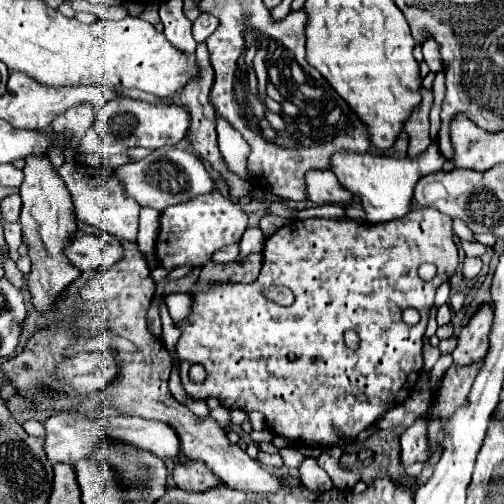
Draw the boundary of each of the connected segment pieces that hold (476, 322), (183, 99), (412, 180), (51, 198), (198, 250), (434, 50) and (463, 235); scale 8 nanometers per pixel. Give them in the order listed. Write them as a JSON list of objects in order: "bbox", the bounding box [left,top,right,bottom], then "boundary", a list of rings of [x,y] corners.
[{"bbox":[452,304,494,366],"boundary":[[[482,304],[478,308],[478,312],[470,318],[470,322],[460,330],[458,346],[452,352],[454,364],[466,366],[466,364],[478,362],[486,356],[492,320],[494,320],[494,314],[490,310],[490,304]]]},{"bbox":[180,42,226,170],"boundary":[[[204,42],[198,44],[196,62],[198,62],[198,74],[196,74],[196,78],[192,78],[184,86],[184,90],[180,92],[180,104],[184,104],[190,110],[190,118],[192,118],[192,124],[190,124],[190,130],[188,130],[190,142],[194,146],[194,150],[200,152],[200,156],[214,166],[214,170],[226,170],[226,164],[224,164],[224,160],[220,156],[220,150],[218,150],[218,144],[216,144],[216,112],[214,112],[214,108],[208,102],[208,92],[210,92],[212,82],[214,82],[214,68],[210,64],[208,48],[206,48]]]},{"bbox":[332,142,444,222],"boundary":[[[432,142],[422,154],[416,158],[392,158],[392,156],[370,156],[366,154],[348,154],[340,152],[332,158],[332,172],[338,176],[342,188],[350,190],[352,194],[360,194],[360,204],[366,210],[366,218],[370,222],[388,222],[402,218],[412,204],[414,198],[414,186],[416,182],[428,174],[442,170],[444,156],[440,154],[440,148],[436,142]]]},{"bbox":[20,154,80,310],"boundary":[[[46,154],[28,156],[24,174],[26,178],[24,178],[24,184],[20,186],[20,196],[22,196],[20,224],[22,224],[24,242],[28,244],[28,256],[32,260],[32,272],[28,274],[30,278],[28,290],[32,294],[34,306],[38,310],[44,310],[58,298],[58,294],[70,282],[74,282],[80,276],[80,272],[62,254],[66,240],[76,232],[74,208],[72,208],[72,198],[68,194],[68,188],[64,186],[64,180],[60,178],[58,170],[52,166]]]},{"bbox":[156,186,248,270],"boundary":[[[218,186],[212,192],[200,194],[184,204],[168,206],[160,216],[160,230],[156,240],[156,258],[162,268],[176,270],[180,266],[202,266],[212,258],[216,250],[226,244],[234,244],[242,238],[248,228],[248,214],[242,210],[240,202],[224,198]]]},{"bbox":[422,40,442,72],"boundary":[[[426,40],[422,44],[422,54],[426,64],[430,66],[432,72],[440,72],[442,70],[442,58],[440,58],[440,46],[434,40]]]},{"bbox":[454,220,476,242],"boundary":[[[454,220],[454,232],[460,236],[460,240],[468,240],[468,242],[476,242],[474,240],[474,232],[462,222],[462,220]]]}]

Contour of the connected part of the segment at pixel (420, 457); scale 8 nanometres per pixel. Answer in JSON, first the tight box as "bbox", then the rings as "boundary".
{"bbox":[400,418,428,468],"boundary":[[[418,418],[400,438],[400,462],[408,468],[414,462],[424,462],[428,456],[428,430],[424,418]]]}

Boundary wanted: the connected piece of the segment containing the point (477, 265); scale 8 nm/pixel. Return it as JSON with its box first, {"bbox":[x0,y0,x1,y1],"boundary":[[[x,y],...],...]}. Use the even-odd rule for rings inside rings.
{"bbox":[462,258,482,278],"boundary":[[[466,258],[466,260],[464,260],[462,274],[464,274],[466,278],[474,278],[474,276],[478,276],[480,270],[482,270],[482,260],[480,260],[480,258]]]}

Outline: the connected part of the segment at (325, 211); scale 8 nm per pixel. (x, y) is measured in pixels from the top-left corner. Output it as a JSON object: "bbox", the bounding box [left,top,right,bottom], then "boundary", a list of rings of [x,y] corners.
{"bbox":[298,204,343,220],"boundary":[[[334,204],[306,208],[306,210],[298,212],[298,218],[302,218],[302,220],[306,220],[306,218],[343,218],[343,208],[334,206]]]}

